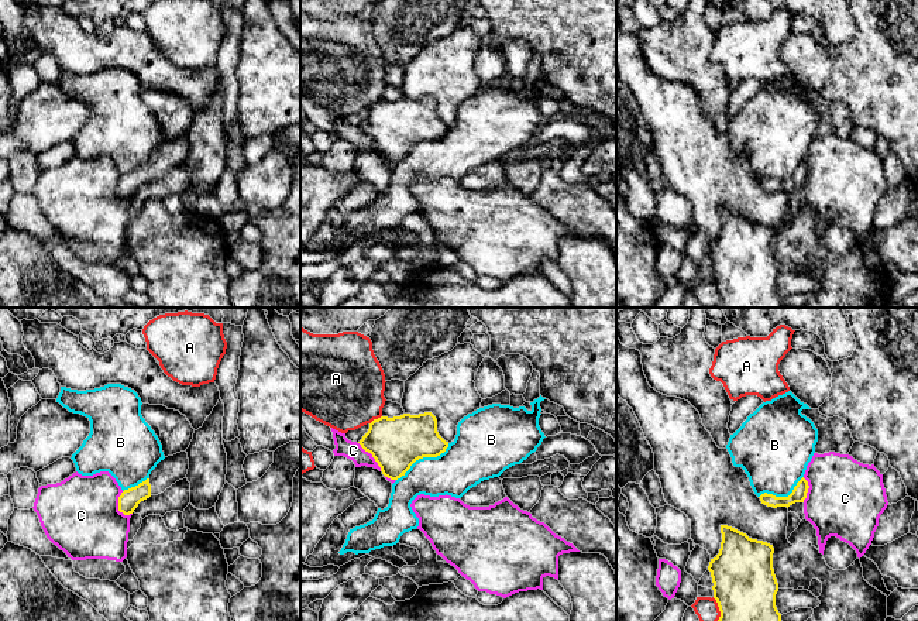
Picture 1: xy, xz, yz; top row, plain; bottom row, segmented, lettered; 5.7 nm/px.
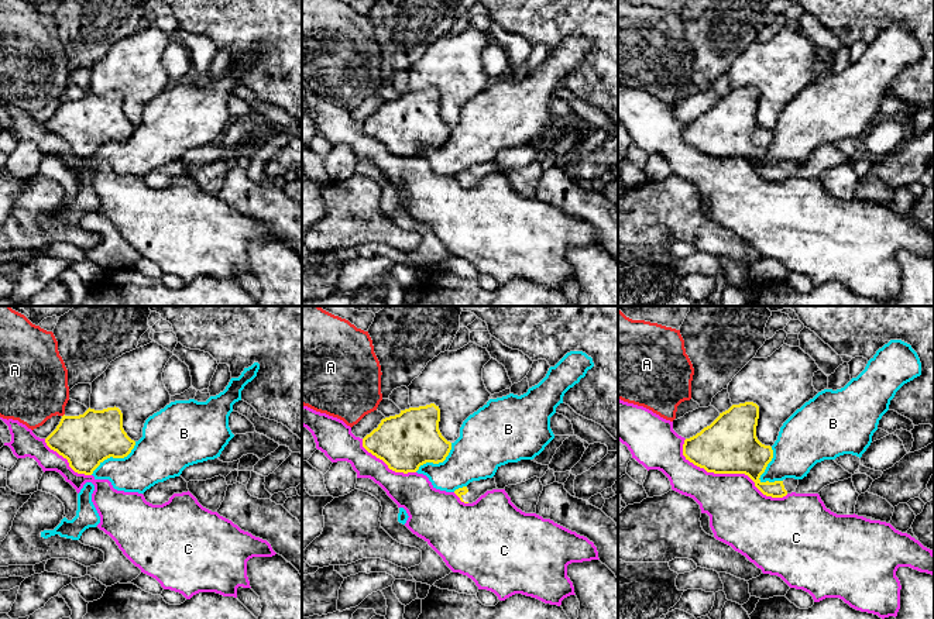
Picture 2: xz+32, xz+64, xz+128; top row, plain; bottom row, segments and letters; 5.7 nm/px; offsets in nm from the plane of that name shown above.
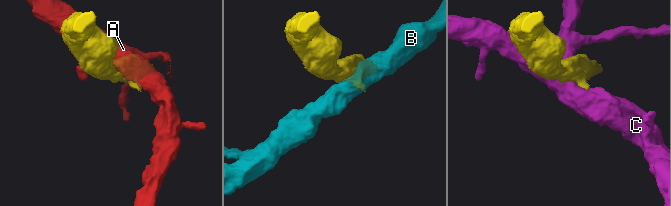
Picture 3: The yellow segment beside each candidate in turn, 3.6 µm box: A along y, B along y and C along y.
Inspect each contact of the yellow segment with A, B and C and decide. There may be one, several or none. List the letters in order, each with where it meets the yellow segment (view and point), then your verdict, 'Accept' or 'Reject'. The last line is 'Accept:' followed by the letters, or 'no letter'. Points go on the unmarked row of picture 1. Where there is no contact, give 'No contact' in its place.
A: Touches yellow at xz (375, 103). Reject
B: Touches yellow at xz (423, 140). Reject
C: Touches yellow at xy (119, 189). Reject
Accept: no letter

